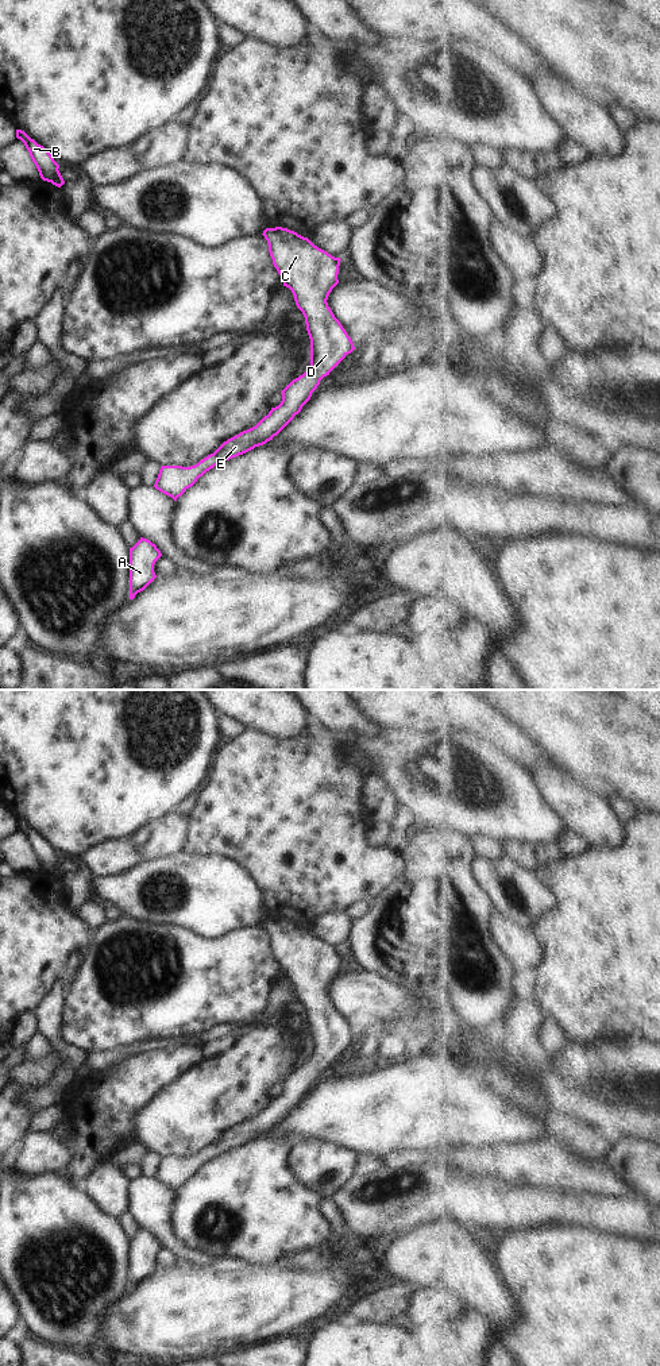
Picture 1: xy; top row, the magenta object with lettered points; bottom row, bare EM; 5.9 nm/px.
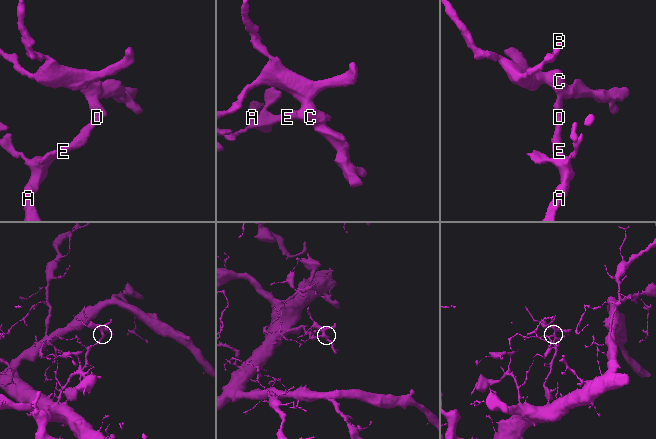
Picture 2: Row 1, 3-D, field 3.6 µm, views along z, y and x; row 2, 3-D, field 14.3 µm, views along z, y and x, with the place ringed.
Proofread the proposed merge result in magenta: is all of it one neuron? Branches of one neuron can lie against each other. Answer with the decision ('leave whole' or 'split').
leave whole

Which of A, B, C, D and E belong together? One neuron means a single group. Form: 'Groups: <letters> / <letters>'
Groups: A B C D E

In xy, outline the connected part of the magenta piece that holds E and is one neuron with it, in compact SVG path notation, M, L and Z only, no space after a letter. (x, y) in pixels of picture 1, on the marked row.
M266 228L262 235L283 286L292 290L296 305L305 317L310 339L310 366L281 391L281 404L271 408L255 427L228 439L194 466L162 466L154 487L174 501L215 466L273 440L301 412L320 381L355 350L327 302L339 283L341 259L287 228Z

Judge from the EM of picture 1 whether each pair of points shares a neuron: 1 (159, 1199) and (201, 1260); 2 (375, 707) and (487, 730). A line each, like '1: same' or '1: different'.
1: same
2: same

